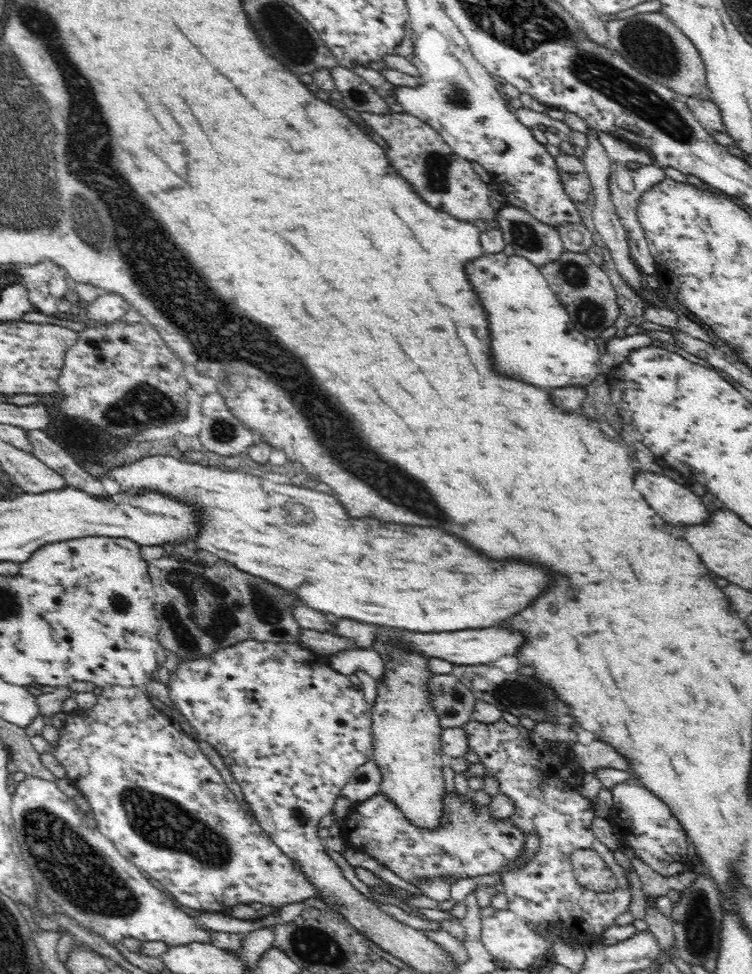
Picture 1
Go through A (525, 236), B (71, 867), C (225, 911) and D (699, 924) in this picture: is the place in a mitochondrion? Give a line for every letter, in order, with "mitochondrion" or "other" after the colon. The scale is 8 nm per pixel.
A: mitochondrion
B: mitochondrion
C: other
D: mitochondrion

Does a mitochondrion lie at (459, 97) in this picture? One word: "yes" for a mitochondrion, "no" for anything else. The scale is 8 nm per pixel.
yes

